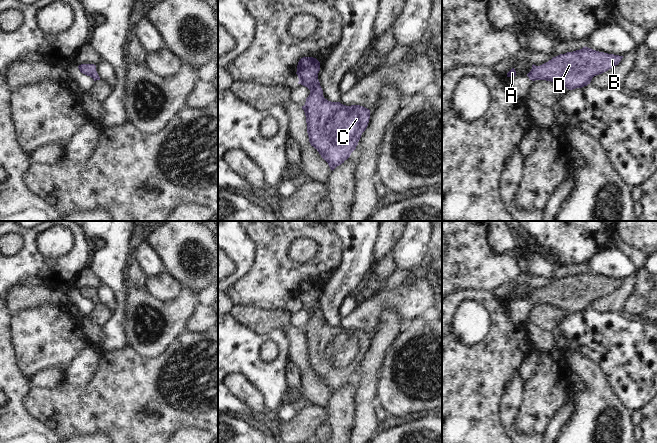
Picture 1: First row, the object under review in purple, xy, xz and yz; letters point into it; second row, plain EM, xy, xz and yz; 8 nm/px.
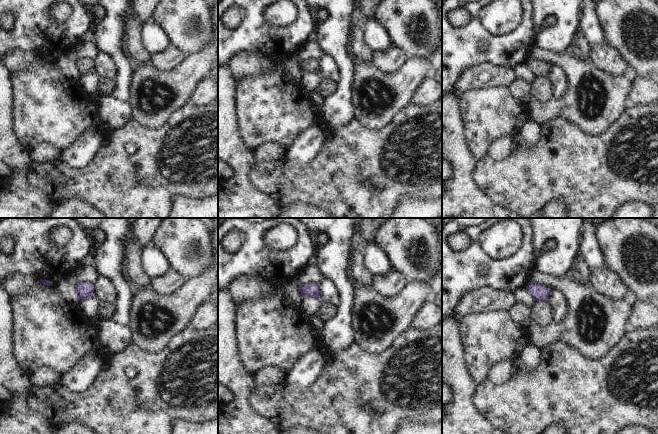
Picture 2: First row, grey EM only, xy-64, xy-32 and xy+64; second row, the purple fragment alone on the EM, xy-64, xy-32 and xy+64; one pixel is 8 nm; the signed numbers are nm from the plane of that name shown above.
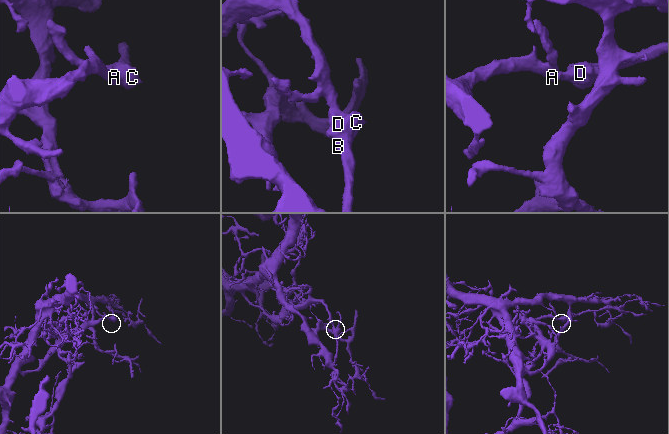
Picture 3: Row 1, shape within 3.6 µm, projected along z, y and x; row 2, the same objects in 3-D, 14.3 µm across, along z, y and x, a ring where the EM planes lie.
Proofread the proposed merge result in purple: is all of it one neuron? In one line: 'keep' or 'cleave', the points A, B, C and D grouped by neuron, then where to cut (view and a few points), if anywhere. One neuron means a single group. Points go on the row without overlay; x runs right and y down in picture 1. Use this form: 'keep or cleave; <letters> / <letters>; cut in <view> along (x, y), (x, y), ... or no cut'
keep; A B C D; no cut

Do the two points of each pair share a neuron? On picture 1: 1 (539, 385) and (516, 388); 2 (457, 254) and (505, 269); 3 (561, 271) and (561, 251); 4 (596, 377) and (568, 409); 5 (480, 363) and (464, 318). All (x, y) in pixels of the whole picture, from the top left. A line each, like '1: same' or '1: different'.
1: different
2: same
3: different
4: different
5: different

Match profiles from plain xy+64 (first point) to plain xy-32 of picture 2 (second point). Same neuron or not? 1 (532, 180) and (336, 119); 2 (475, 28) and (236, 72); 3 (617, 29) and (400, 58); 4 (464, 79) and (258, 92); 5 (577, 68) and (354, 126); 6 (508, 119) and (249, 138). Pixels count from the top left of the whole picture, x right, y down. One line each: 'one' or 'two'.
1: two
2: two
3: two
4: two
5: two
6: one

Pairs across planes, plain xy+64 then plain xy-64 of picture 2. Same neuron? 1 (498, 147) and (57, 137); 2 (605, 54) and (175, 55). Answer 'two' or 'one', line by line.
1: two
2: one

